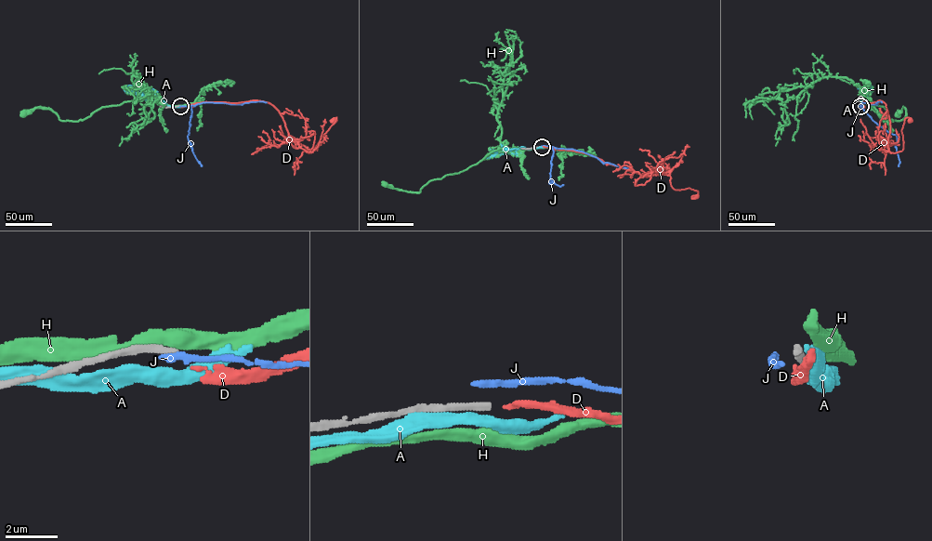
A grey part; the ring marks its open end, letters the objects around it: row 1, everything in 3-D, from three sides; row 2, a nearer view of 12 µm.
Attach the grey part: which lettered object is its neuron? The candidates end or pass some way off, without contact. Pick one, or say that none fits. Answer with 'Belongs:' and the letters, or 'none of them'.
Belongs: none of them

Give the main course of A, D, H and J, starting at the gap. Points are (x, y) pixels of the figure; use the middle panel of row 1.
A: (542, 147), (527, 149), (521, 147), (510, 152), (489, 157)
D: (542, 147), (587, 153), (647, 177), (666, 174), (669, 175), (674, 189), (693, 189), (698, 191), (696, 196)
H: (542, 147), (519, 151), (515, 147), (498, 149), (458, 173), (431, 179), (419, 192), (385, 184)
J: (542, 146), (551, 146), (553, 151), (549, 183), (563, 185)

